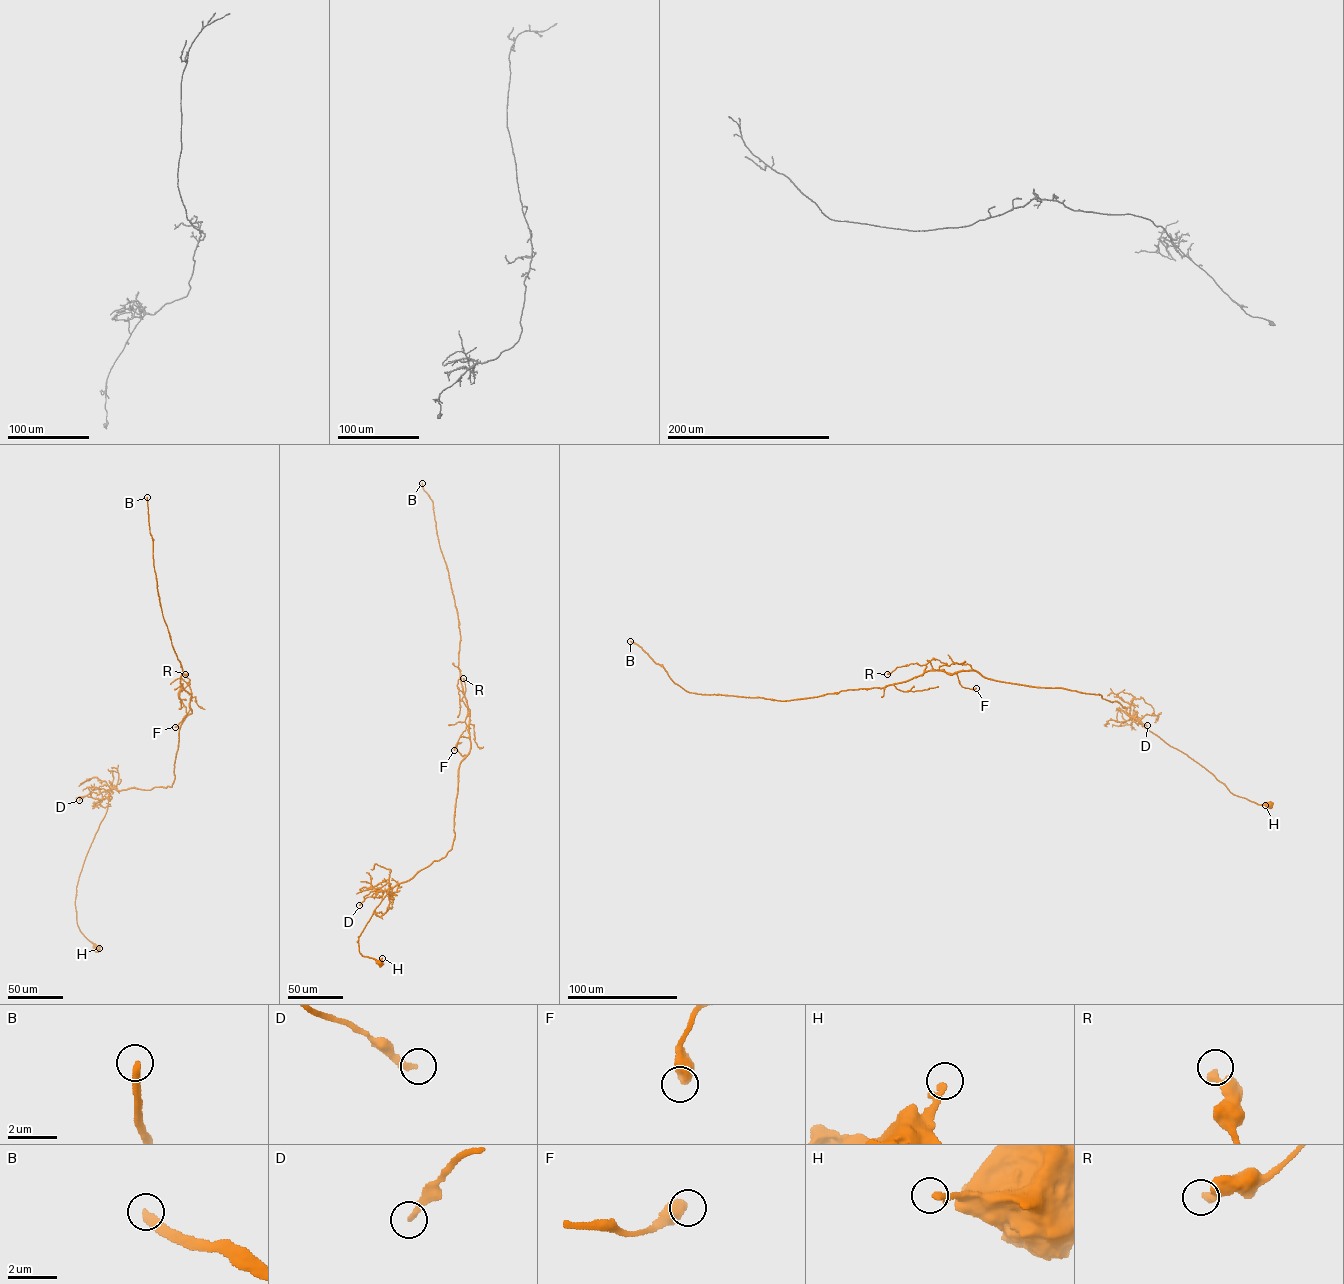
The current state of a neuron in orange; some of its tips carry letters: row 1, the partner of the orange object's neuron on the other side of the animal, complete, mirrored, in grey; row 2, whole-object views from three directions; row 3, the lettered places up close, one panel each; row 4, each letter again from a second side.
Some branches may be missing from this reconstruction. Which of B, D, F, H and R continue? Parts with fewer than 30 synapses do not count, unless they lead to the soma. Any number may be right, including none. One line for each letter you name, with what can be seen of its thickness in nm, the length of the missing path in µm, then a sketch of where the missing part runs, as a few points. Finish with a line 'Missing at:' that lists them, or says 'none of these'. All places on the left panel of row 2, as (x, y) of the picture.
B: calibre 300 nm; missing 120 µm
Missing at: B

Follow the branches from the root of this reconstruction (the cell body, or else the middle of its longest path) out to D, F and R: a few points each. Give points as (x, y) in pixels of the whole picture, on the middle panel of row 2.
D: (380, 963), (362, 955), (357, 941), (389, 886), (391, 888), (391, 891), (371, 891), (359, 905)
F: (380, 963), (357, 942), (374, 910), (389, 886), (452, 847), (469, 738), (454, 750)
R: (380, 963), (357, 942), (374, 910), (389, 886), (452, 847), (458, 770), (470, 747), (463, 678)

